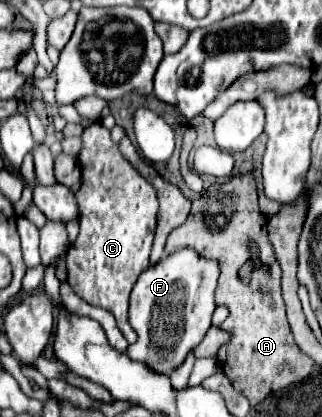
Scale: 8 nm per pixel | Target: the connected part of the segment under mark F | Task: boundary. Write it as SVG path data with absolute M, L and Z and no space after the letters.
M188 246L148 266L138 276L130 294L130 324L138 334L138 342L128 346L128 356L146 362L156 372L170 374L186 358L188 350L202 342L212 324L218 276L220 264L196 254L196 250Z

